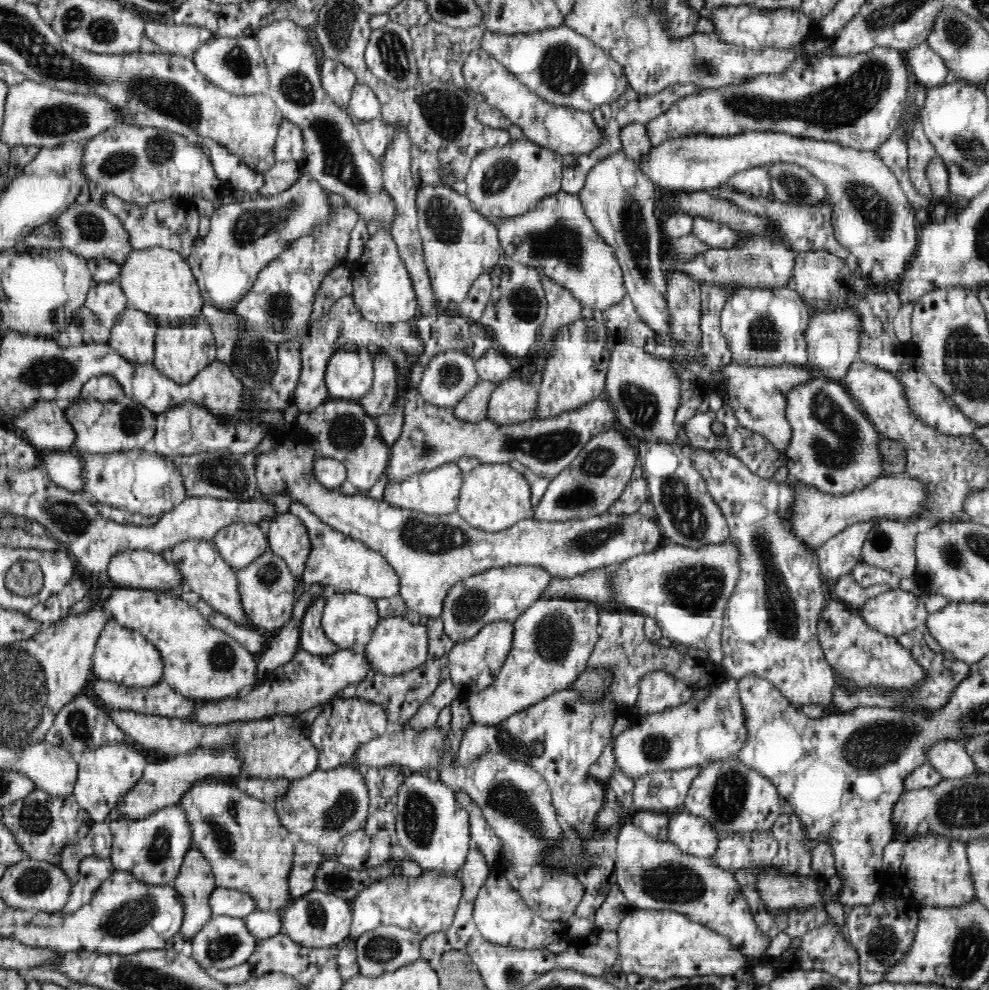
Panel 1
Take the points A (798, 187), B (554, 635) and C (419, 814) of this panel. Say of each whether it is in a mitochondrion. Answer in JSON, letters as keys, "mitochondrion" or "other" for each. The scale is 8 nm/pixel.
{"A":"mitochondrion","B":"mitochondrion","C":"mitochondrion"}

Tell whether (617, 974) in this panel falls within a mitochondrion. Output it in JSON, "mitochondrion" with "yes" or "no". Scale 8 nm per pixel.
{"mitochondrion":"no"}

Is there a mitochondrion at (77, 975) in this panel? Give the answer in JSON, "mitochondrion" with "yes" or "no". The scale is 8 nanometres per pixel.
{"mitochondrion":"no"}

